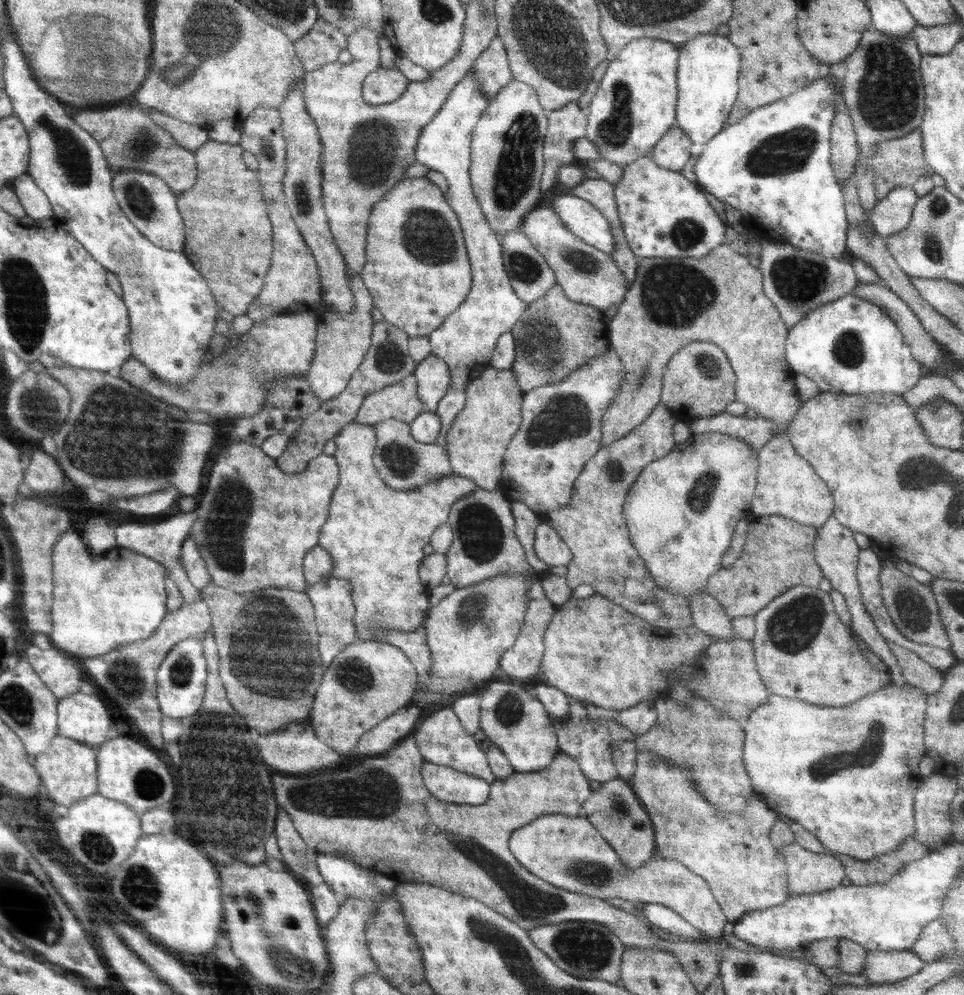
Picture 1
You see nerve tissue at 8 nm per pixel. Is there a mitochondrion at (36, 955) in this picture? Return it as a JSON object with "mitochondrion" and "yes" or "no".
{"mitochondrion":"no"}

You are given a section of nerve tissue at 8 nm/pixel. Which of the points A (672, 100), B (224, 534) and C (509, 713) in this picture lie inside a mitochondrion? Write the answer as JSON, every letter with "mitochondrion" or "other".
{"A":"other","B":"mitochondrion","C":"mitochondrion"}

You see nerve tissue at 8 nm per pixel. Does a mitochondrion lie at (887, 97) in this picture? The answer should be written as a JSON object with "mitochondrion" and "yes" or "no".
{"mitochondrion":"yes"}

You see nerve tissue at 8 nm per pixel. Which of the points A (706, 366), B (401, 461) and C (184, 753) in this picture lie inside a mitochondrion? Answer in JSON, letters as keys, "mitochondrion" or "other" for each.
{"A":"mitochondrion","B":"mitochondrion","C":"other"}

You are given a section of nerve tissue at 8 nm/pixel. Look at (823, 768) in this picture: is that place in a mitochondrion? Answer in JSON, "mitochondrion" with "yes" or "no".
{"mitochondrion":"yes"}

